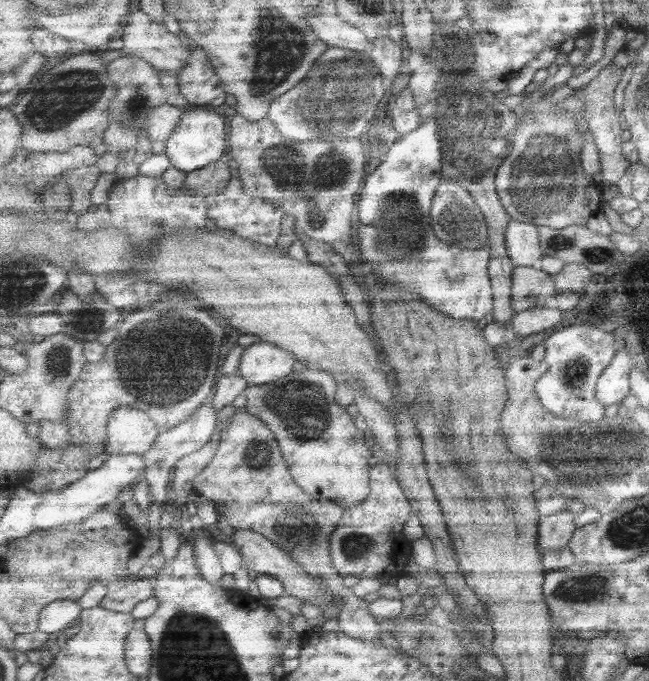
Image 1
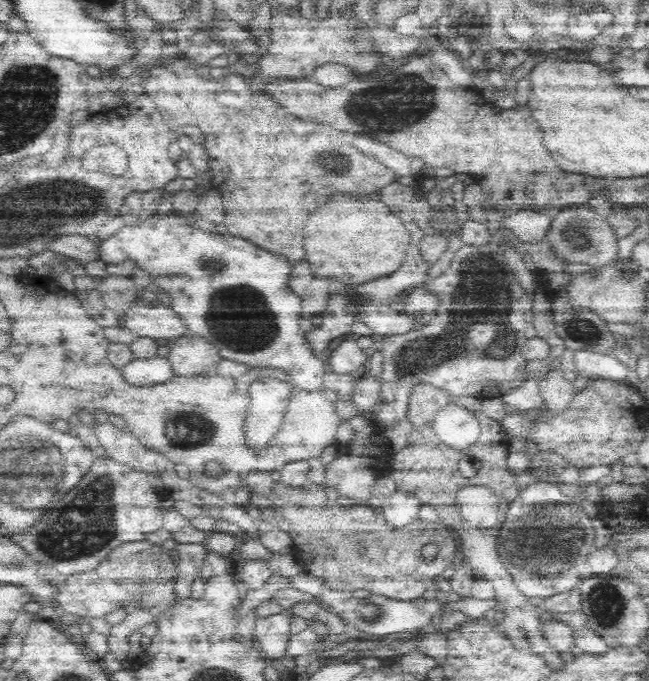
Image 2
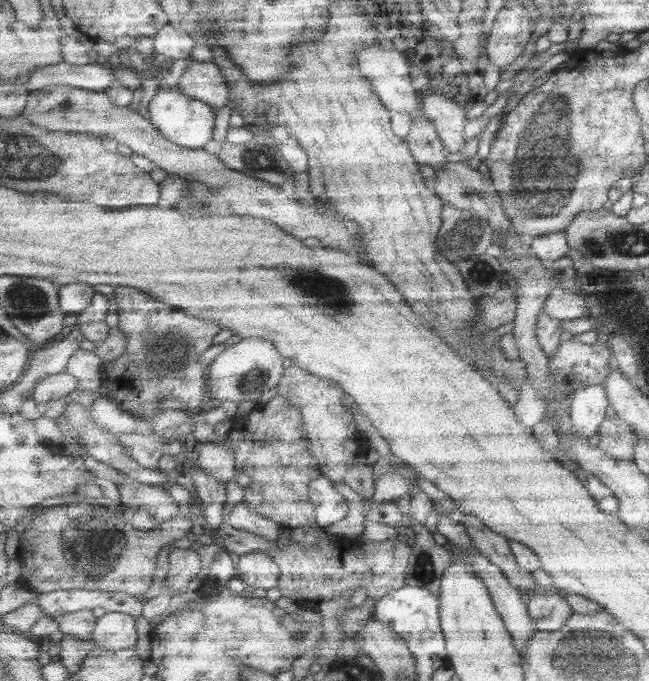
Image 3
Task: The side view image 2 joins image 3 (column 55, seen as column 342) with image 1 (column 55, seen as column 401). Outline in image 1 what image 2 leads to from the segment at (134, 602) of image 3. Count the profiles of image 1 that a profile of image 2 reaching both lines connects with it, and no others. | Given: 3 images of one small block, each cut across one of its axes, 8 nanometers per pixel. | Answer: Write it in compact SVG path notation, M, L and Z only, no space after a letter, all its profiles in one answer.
M71 600L51 602L41 612L39 632L47 634L47 636L57 634L57 632L63 636L69 636L75 620L81 618L81 614L83 614L83 608L79 606L79 602L71 602Z

